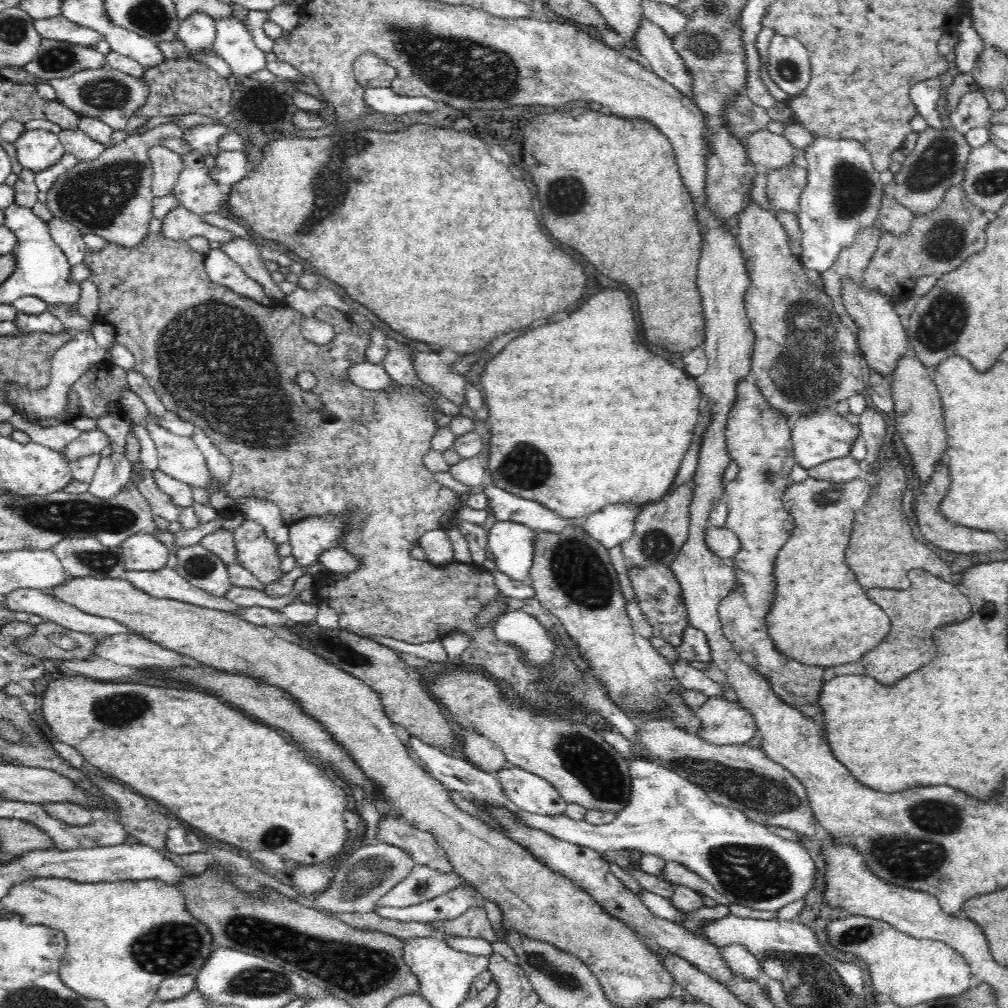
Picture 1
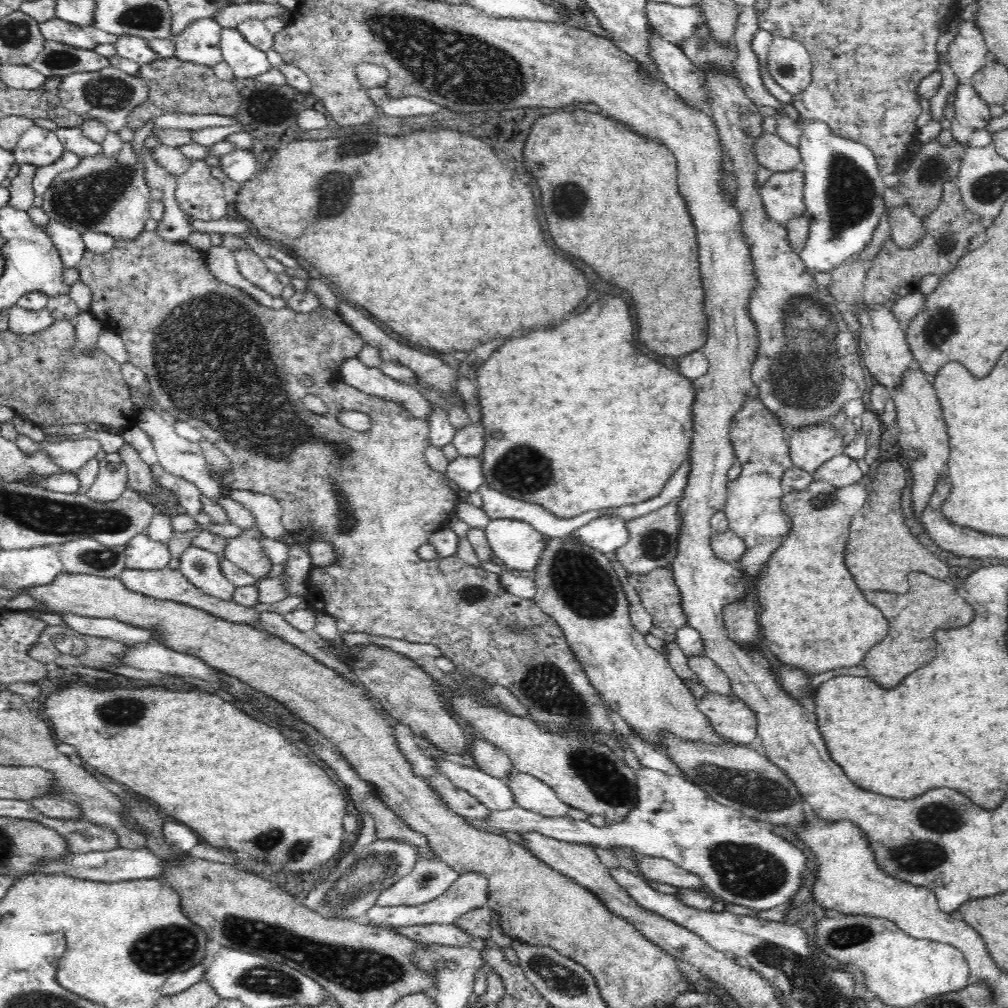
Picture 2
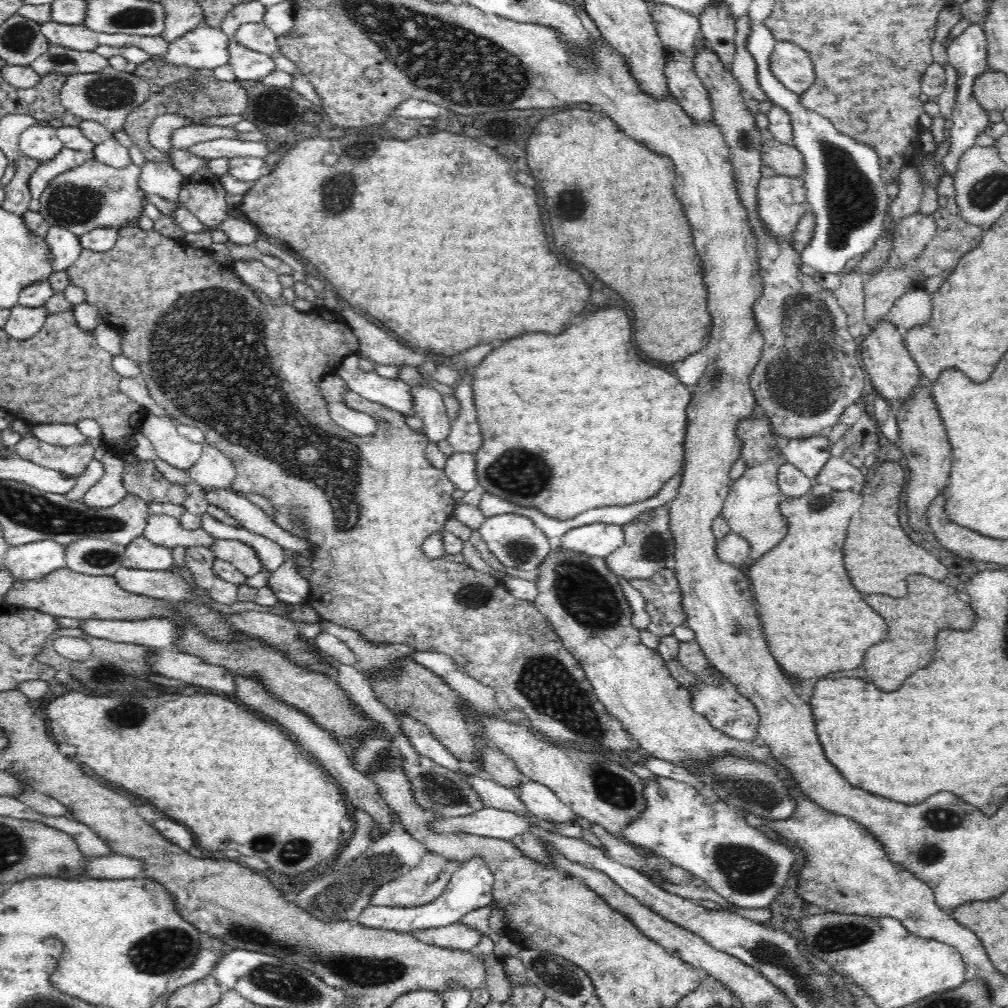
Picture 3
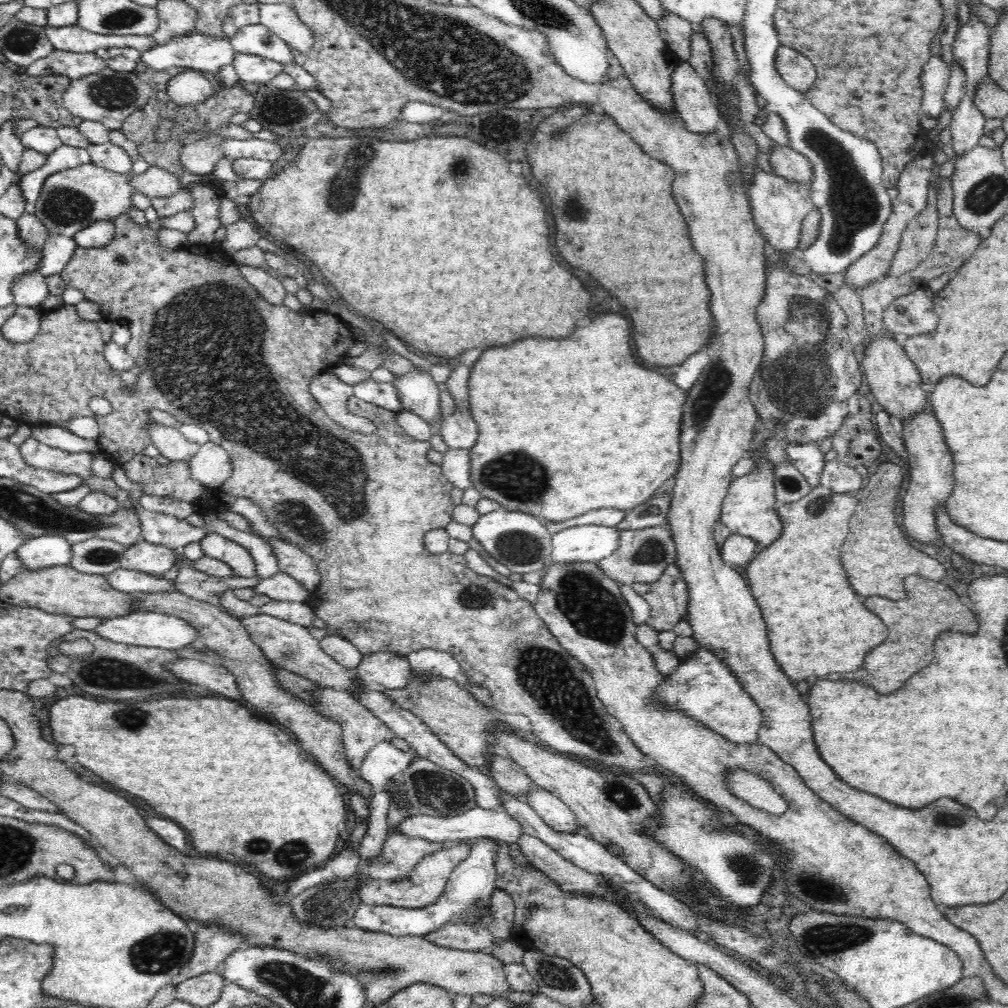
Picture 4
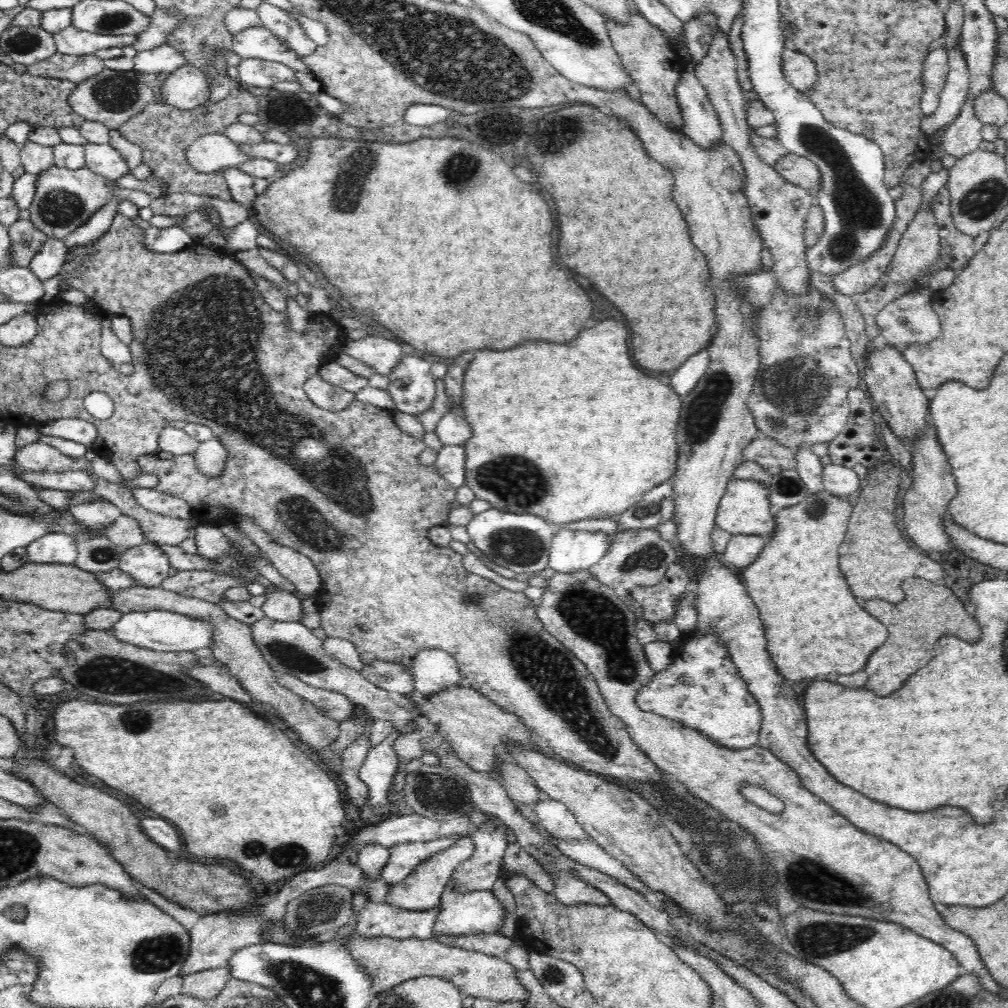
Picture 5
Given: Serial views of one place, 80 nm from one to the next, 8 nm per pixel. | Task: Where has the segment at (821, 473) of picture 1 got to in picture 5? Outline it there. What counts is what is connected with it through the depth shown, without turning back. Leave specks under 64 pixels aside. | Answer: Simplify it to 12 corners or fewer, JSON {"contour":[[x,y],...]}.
{"contour":[[823,467],[824,490],[836,497],[856,494],[863,482],[853,469]]}

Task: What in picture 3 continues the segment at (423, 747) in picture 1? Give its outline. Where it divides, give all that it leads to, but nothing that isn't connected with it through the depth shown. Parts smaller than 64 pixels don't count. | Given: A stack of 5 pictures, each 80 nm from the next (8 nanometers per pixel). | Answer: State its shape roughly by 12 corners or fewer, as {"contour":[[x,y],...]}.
{"contour":[[483,773],[461,774],[486,807],[529,812],[514,788]]}

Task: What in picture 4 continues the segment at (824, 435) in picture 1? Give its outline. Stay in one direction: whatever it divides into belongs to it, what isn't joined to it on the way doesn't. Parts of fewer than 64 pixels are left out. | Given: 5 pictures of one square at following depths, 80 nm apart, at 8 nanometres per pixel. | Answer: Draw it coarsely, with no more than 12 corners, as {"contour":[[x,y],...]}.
{"contour":[[818,441],[788,443],[790,462],[812,488],[820,486],[826,464]]}

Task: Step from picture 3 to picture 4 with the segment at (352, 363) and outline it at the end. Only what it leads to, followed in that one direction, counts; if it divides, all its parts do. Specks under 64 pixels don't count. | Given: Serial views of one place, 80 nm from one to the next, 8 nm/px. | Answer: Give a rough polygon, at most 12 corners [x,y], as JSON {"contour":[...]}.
{"contour":[[371,378],[354,384],[353,396],[386,410],[403,410],[393,382]]}

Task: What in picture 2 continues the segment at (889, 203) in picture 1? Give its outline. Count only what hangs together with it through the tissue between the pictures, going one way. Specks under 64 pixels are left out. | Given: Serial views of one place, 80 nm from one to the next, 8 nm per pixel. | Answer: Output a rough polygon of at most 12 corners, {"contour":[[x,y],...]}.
{"contour":[[904,206],[889,212],[892,241],[914,249],[925,236],[923,220]]}

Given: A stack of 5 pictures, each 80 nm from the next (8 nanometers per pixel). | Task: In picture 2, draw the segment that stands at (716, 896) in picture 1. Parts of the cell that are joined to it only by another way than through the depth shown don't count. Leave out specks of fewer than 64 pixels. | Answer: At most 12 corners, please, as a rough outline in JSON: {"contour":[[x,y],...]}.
{"contour":[[637,856],[647,880],[709,890],[697,874],[665,858]]}

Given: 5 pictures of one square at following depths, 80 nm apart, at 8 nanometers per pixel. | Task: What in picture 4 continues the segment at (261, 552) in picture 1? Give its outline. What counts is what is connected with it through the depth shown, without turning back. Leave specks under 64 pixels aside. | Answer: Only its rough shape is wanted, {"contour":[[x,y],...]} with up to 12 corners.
{"contour":[[207,530],[199,543],[206,556],[233,574],[257,576],[250,551]]}

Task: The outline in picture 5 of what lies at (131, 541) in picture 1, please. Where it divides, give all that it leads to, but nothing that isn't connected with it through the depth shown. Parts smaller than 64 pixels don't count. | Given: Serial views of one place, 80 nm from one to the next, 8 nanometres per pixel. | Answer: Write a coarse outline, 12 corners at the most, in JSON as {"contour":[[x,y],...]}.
{"contour":[[140,544],[121,554],[118,568],[140,586],[162,586],[166,553]]}

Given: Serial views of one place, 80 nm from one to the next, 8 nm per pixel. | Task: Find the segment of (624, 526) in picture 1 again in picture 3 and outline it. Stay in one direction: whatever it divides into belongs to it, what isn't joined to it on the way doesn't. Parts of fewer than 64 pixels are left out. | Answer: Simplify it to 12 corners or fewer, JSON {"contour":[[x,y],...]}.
{"contour":[[596,522],[568,530],[554,546],[605,558],[625,541],[622,526]]}

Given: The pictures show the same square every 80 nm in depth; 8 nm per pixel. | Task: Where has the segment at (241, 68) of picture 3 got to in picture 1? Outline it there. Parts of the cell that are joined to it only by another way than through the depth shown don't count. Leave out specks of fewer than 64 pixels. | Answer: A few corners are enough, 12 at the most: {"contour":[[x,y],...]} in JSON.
{"contour":[[242,21],[215,24],[213,50],[234,75],[266,68],[265,52]]}

